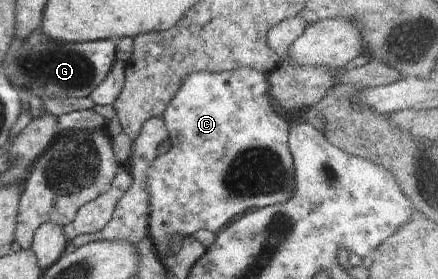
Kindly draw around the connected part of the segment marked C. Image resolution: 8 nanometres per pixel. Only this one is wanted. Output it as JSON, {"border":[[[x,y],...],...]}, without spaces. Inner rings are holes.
{"border":[[[255,69],[196,72],[183,80],[162,115],[171,149],[164,155],[157,154],[147,172],[151,195],[149,235],[162,260],[171,261],[165,256],[170,255],[169,247],[176,238],[182,241],[198,229],[218,233],[232,217],[289,200],[295,188],[293,155],[288,147],[289,126],[272,99],[266,75]]]}

